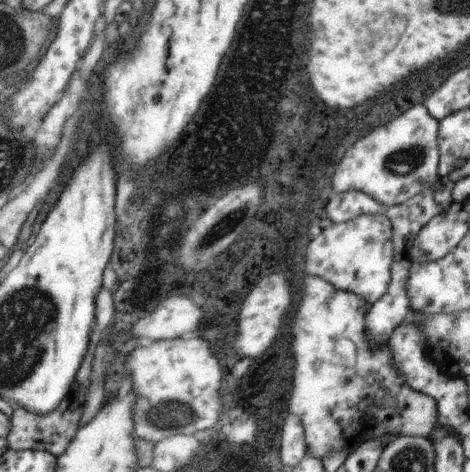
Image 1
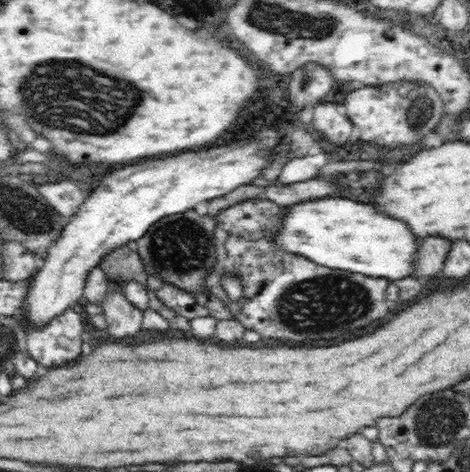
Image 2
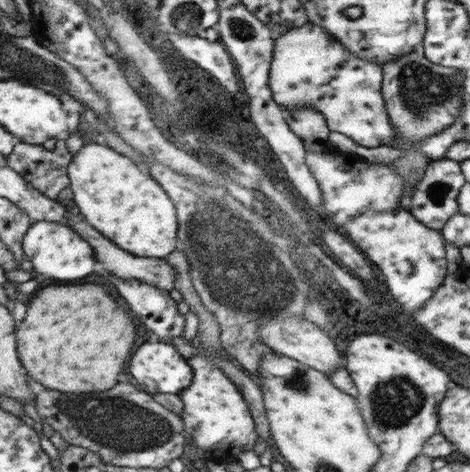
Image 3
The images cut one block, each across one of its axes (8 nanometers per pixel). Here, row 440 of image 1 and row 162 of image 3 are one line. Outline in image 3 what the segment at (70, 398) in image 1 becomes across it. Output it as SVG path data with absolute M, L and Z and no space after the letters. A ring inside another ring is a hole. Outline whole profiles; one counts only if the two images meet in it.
M55 136L55 146L51 150L37 144L15 142L15 148L5 162L7 168L19 172L29 186L55 200L57 194L69 186L67 166L71 158L73 156L67 152L65 138Z

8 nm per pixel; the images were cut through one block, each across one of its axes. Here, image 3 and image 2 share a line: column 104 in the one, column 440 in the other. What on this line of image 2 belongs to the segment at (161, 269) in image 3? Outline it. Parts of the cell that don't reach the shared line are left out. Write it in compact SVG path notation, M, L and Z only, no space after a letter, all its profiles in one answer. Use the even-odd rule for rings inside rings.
M424 238L420 242L420 256L416 256L416 278L432 278L442 268L452 242L446 238Z

